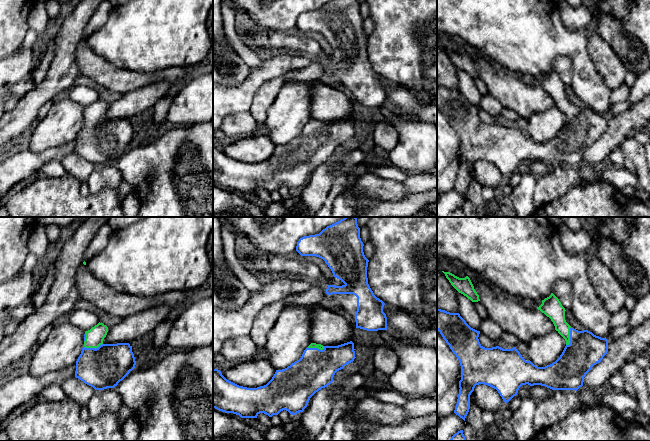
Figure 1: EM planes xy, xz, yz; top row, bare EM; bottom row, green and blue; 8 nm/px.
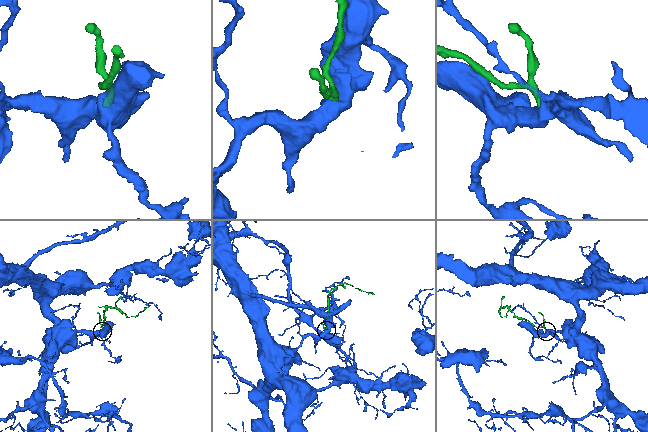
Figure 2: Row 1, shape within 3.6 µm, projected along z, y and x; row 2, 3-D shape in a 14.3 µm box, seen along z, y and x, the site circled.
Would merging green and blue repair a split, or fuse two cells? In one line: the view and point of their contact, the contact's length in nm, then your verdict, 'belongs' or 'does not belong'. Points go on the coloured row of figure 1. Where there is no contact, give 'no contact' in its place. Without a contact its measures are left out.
xy (92, 347) | 160 nm | belongs

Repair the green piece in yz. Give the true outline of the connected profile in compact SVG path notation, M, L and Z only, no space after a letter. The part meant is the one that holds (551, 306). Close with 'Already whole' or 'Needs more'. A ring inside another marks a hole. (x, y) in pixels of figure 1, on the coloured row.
M553 293L542 300L537 309L551 319L555 330L566 341L560 357L545 367L526 361L515 347L483 347L478 339L480 331L471 328L459 313L437 309L437 330L461 366L454 413L464 421L470 409L470 395L476 385L484 384L496 389L505 403L526 384L577 391L583 386L586 374L607 354L606 337L572 328L565 320L565 308Z. Needs more

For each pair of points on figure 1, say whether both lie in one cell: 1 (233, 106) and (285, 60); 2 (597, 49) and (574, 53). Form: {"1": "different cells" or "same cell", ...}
{"1": "same cell", "2": "different cells"}

